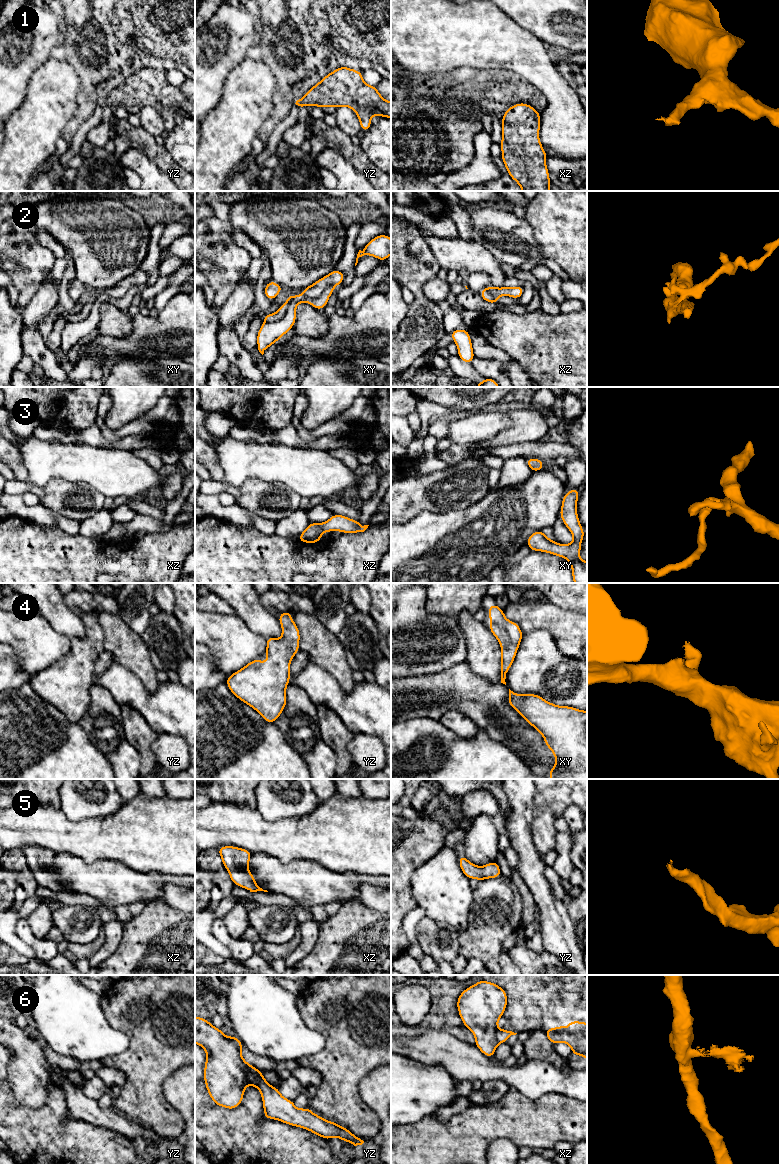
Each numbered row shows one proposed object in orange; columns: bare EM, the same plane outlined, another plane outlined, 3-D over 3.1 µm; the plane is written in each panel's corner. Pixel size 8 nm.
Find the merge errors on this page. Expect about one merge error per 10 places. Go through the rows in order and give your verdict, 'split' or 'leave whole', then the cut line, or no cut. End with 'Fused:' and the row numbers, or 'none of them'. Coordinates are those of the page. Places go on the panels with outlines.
1: leave whole | no cut
2: split | xy (294, 297), (282, 317), (266, 322)
3: leave whole | no cut
4: leave whole | no cut
5: leave whole | no cut
6: split | yz (254, 1067), (248, 1076), (248, 1082), (251, 1085)
Fused: 2, 6

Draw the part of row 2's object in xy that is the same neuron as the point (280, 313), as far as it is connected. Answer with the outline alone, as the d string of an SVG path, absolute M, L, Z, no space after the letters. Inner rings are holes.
M294 294L289 295L283 306L279 307L279 309L274 314L263 315L263 319L266 322L273 322L273 321L277 321L277 320L280 320L281 318L283 318L286 313L286 310L289 306L290 301L293 298L294 298Z

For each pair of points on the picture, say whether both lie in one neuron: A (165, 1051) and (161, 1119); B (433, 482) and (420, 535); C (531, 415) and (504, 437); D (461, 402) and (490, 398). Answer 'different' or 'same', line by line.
A: same
B: different
C: same
D: same

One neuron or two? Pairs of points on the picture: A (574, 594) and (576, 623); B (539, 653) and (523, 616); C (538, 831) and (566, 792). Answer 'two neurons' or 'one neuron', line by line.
A: two neurons
B: two neurons
C: one neuron

